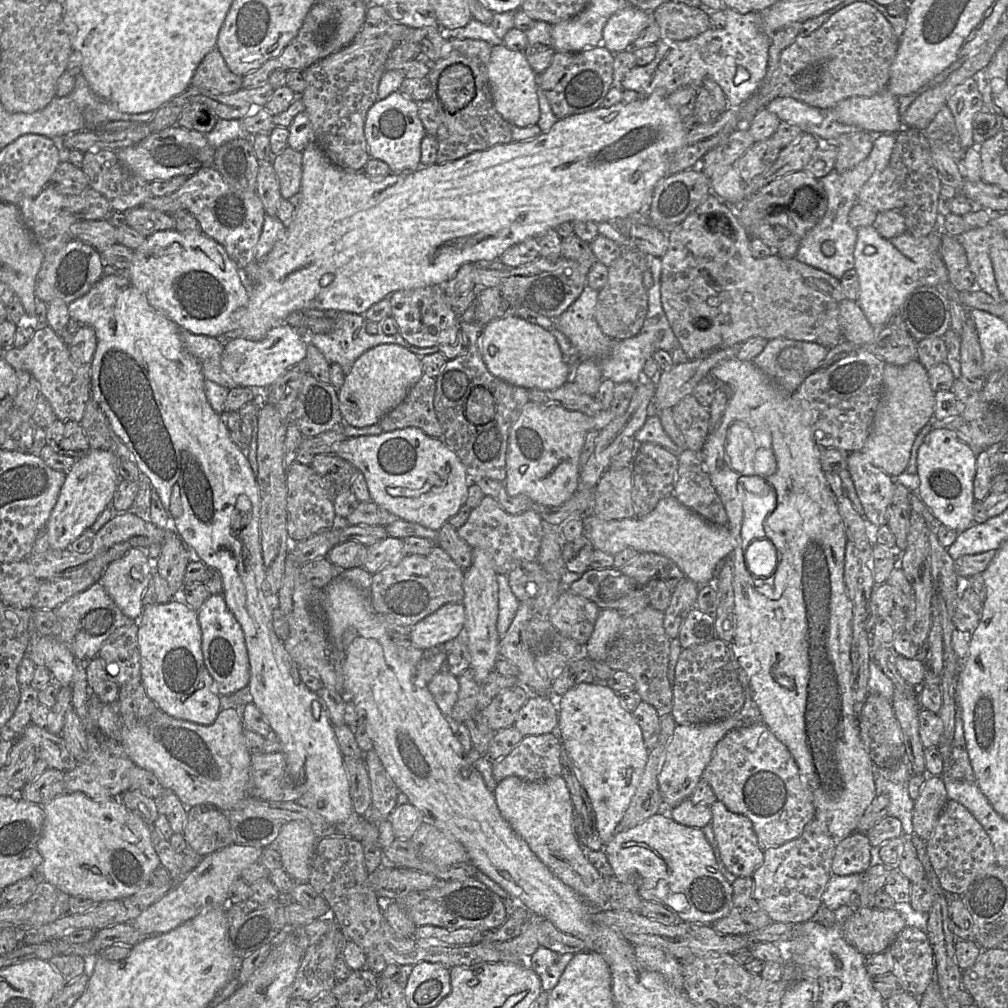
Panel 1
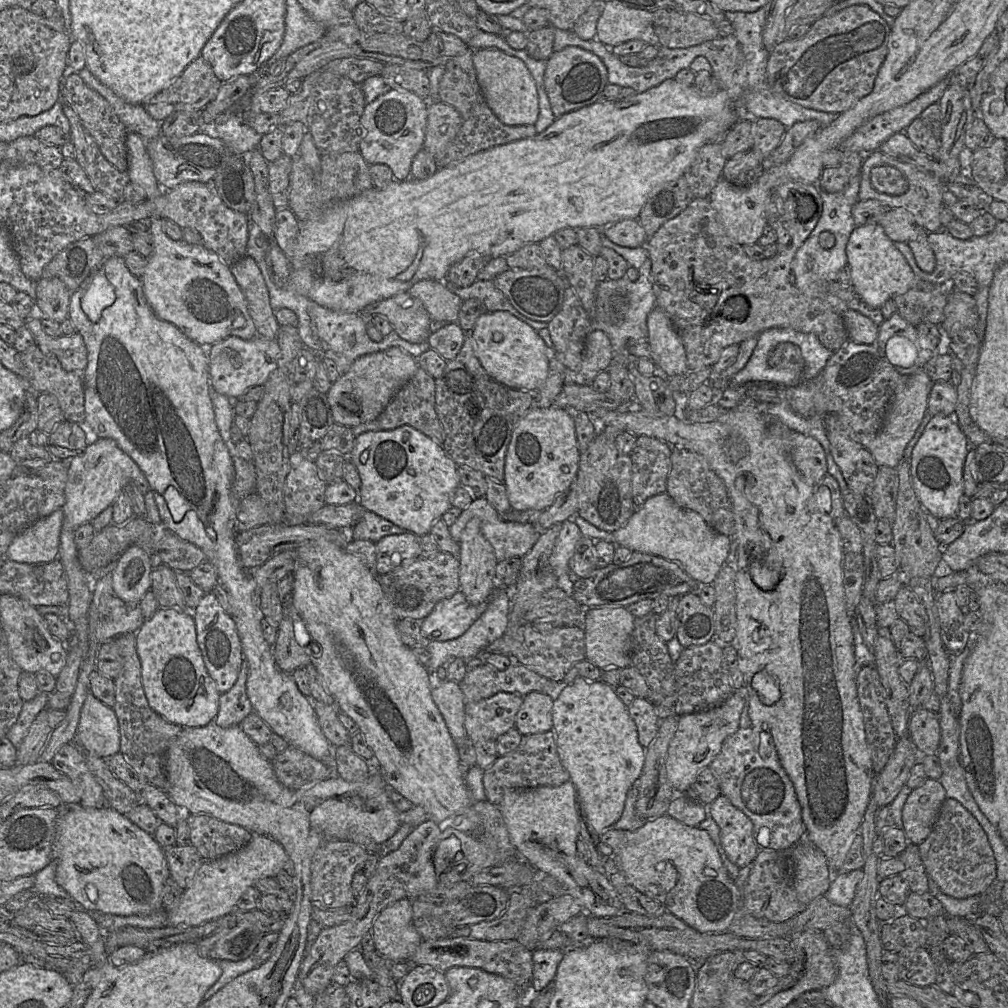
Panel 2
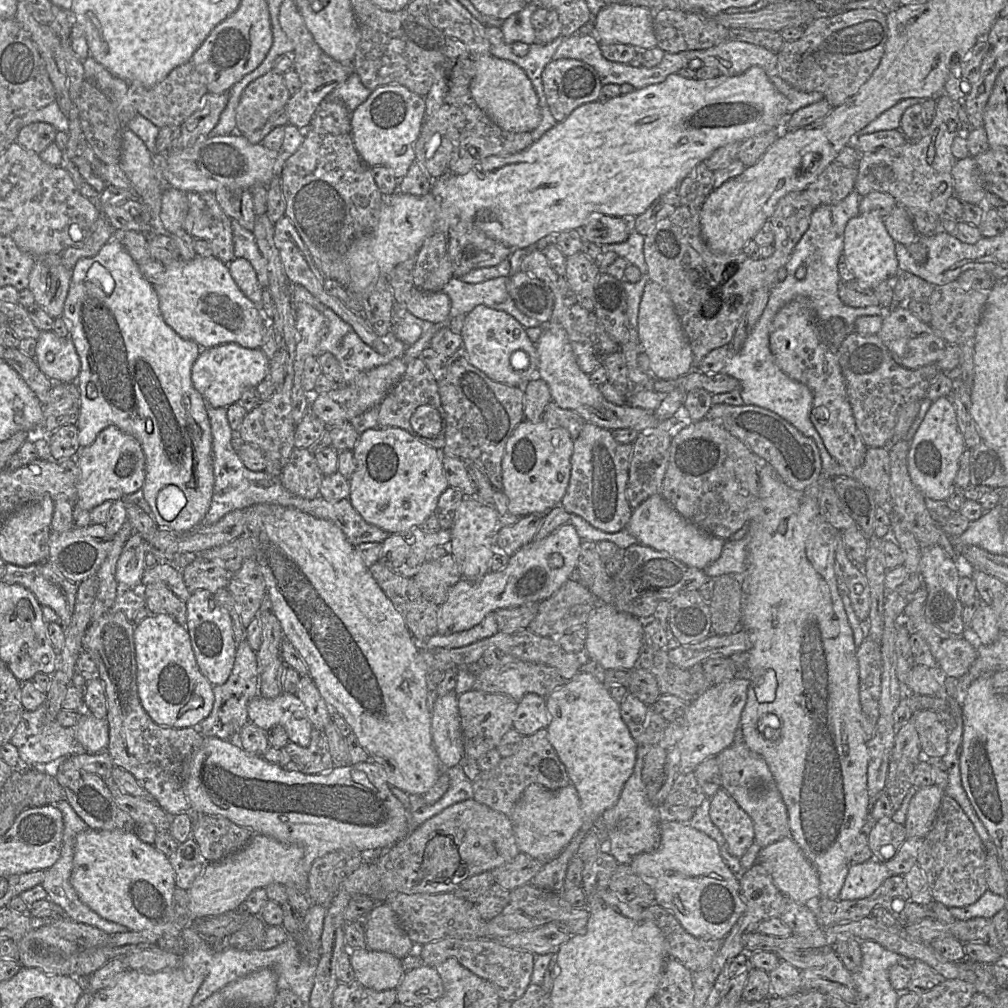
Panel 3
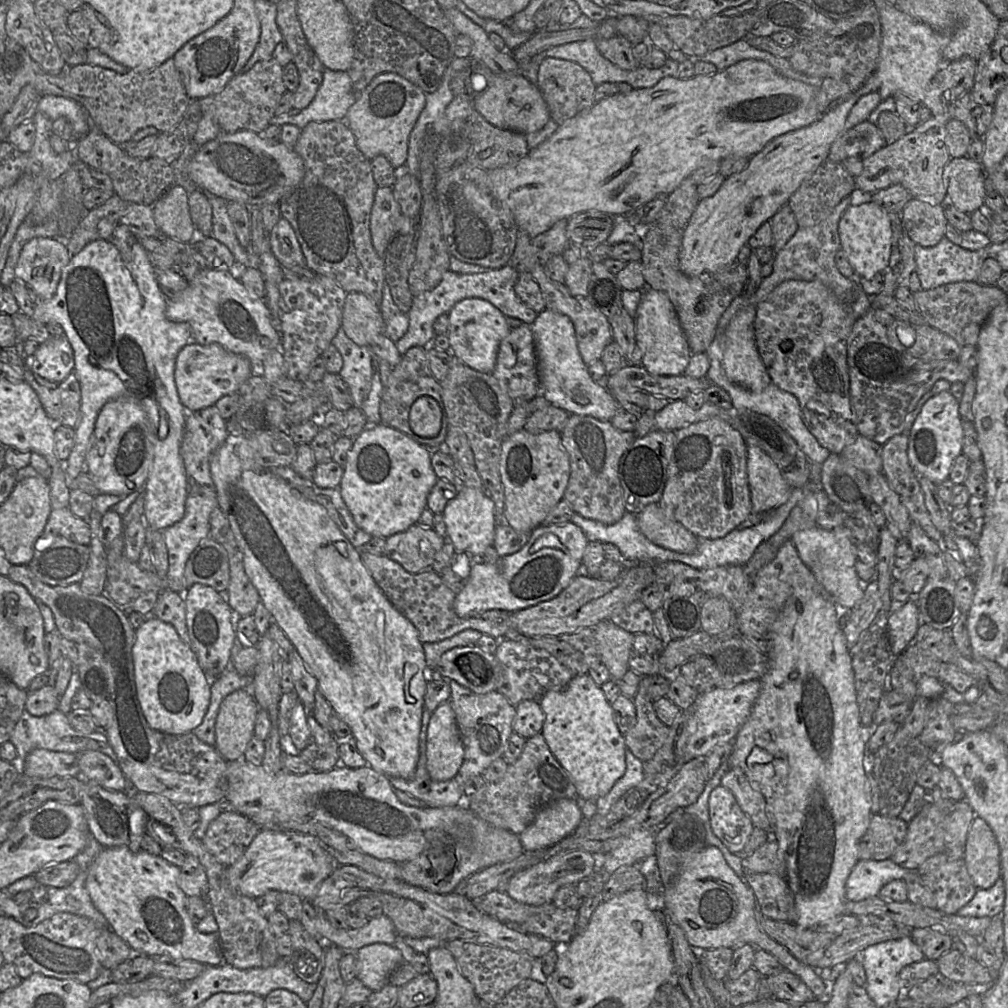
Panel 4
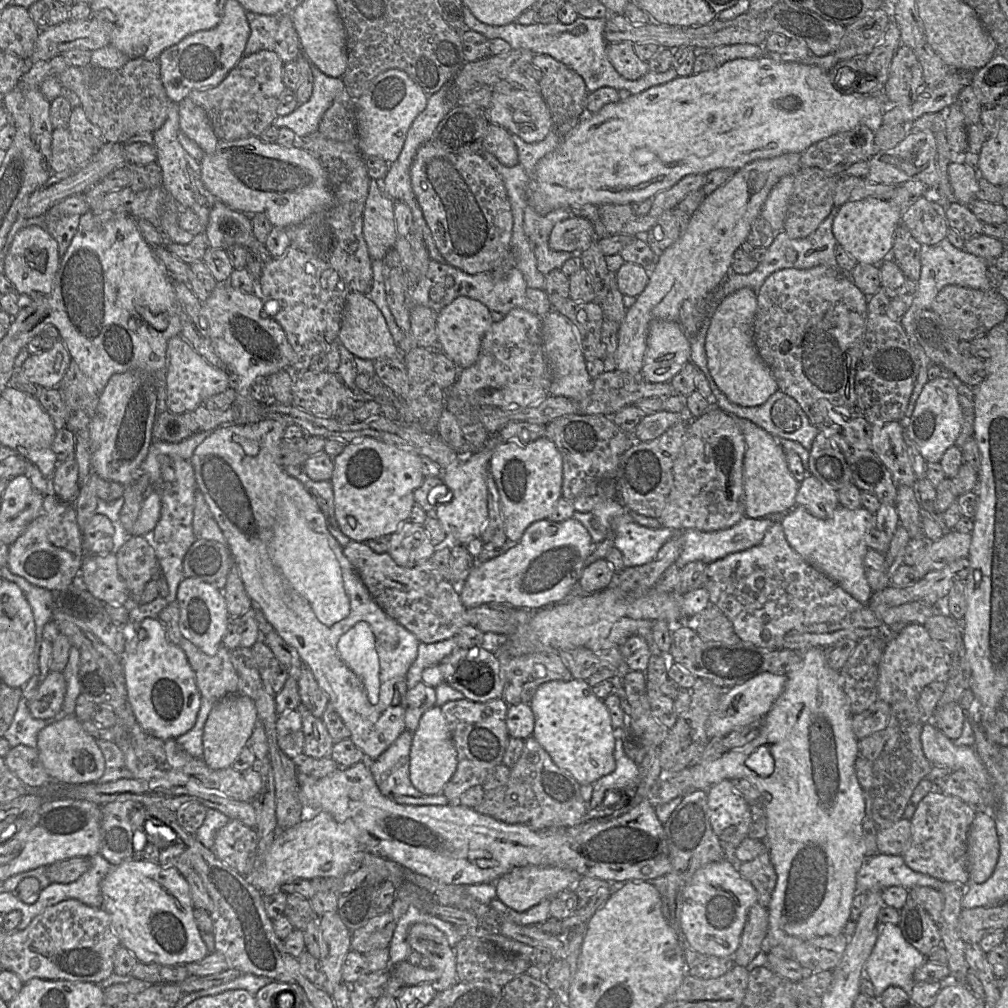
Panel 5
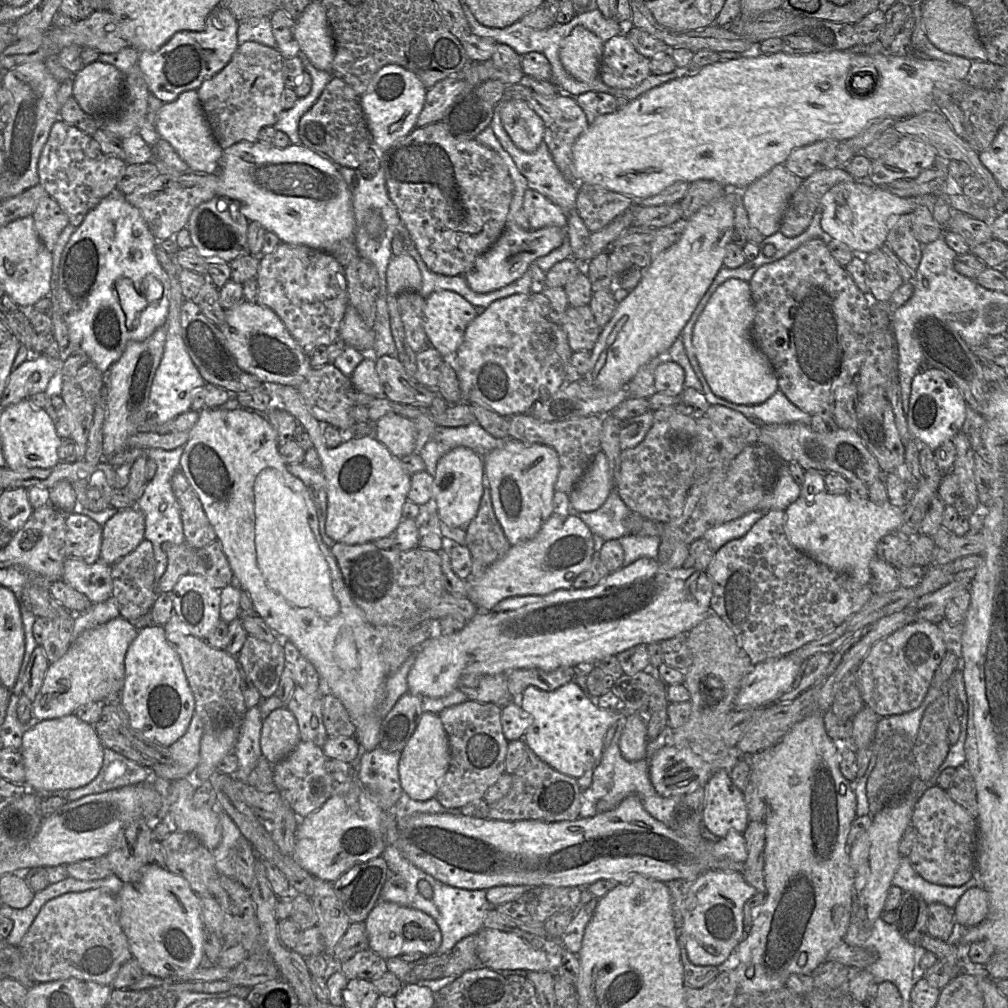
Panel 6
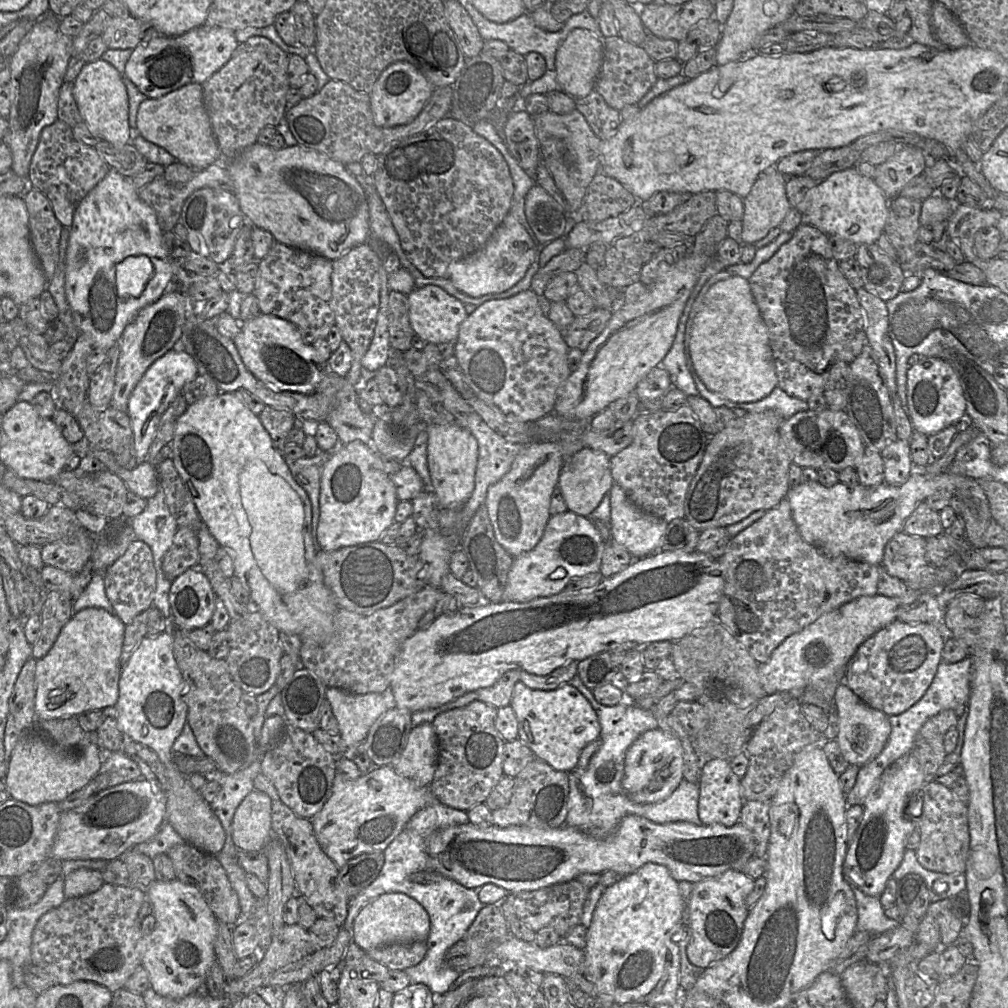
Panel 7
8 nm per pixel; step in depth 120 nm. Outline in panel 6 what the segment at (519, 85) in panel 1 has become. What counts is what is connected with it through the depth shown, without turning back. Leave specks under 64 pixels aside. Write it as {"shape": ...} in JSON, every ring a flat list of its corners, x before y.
{"shape":[[501,100,502,125,514,144,526,152,534,152,544,136,544,122,527,100]]}

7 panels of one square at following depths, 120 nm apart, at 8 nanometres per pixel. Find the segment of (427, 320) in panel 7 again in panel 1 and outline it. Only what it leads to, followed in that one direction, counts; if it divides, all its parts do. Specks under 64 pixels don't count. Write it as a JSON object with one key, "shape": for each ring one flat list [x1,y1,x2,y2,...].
{"shape":[[506,316,500,319,496,319,496,320,490,321,483,327,483,331,481,335,481,355,482,355,482,359,488,371,493,376,495,376,496,378,508,384,522,387,527,390,539,389,542,391,550,391,550,390,554,390,556,388,561,387,563,384,569,381,570,369,569,369,569,366,563,360,563,355,562,355,562,352,560,350,559,344,557,343,555,336,550,331,547,331,538,325,529,323,525,319,518,317,518,316]]}

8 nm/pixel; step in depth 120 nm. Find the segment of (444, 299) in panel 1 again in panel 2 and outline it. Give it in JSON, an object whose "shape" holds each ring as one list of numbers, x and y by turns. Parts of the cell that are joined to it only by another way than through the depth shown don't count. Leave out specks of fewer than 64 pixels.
{"shape":[[409,292,367,305,360,313,371,322,374,315,386,317,395,332,410,343,428,342,432,320,423,303]]}

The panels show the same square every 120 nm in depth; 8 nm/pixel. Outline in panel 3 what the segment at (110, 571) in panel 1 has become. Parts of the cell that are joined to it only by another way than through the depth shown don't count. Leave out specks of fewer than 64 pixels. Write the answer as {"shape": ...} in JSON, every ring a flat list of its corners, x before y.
{"shape":[[133,532,126,541,118,559,115,578,123,588,135,589,141,584,146,569,145,554,149,544,137,532]]}

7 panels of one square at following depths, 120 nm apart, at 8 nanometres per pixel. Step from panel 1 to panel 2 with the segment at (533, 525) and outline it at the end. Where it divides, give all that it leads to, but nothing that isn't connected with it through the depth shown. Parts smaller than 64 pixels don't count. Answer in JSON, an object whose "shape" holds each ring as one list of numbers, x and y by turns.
{"shape":[[482,497,474,498,449,528,455,542,459,543,462,531,473,517,480,518,482,534,492,545,498,562,512,557,523,558,540,536,532,524,503,520,503,515]]}

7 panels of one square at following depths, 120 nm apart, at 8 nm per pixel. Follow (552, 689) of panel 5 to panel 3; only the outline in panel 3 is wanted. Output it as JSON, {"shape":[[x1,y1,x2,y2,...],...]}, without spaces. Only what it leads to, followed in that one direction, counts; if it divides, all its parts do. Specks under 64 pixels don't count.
{"shape":[[578,672,545,698,550,714,550,724,546,728,548,740,578,792,584,821,569,844,549,860,530,884,546,891,561,892,570,860,593,829,595,819,616,804,624,784,632,775,638,744,621,717,620,704,612,698,608,687,590,673]]}

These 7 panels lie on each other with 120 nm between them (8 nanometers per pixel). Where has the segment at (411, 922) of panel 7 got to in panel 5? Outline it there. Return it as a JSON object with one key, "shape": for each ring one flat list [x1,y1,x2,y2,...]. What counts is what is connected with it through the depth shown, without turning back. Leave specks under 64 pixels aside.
{"shape":[[416,923,408,931,407,941,413,951,432,961,433,967,440,971,436,990,443,991,459,981,456,973,455,950,450,946,445,934,435,926]]}

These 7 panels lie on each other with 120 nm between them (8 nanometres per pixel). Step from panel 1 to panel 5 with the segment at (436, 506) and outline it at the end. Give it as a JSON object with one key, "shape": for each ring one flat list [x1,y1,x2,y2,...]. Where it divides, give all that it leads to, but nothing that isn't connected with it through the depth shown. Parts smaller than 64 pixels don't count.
{"shape":[[365,437,346,444,344,450,333,458,331,484,334,494,335,517,342,533,354,542,368,542,382,536,391,536,409,520,415,506,414,491,424,480,421,456,384,443,373,437]]}

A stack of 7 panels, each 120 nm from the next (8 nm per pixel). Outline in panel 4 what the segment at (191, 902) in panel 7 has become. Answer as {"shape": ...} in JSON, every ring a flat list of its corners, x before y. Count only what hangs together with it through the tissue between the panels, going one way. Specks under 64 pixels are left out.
{"shape":[[128,846,103,848,88,869,85,886,96,907,106,918,112,931,122,938,135,952,143,955,169,956,173,959,188,959,204,965,217,966,224,962,219,932,200,933,191,921,187,909,187,896,179,885,180,868,160,856,143,850,132,852]]}

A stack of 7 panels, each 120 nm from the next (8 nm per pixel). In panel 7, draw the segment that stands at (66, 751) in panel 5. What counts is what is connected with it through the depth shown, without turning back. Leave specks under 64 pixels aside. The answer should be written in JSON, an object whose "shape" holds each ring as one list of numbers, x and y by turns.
{"shape":[[28,729,22,732,12,751,8,761,5,784,11,798,28,805,58,803,88,784,100,767,98,745,90,744,79,751,66,752,38,731]]}

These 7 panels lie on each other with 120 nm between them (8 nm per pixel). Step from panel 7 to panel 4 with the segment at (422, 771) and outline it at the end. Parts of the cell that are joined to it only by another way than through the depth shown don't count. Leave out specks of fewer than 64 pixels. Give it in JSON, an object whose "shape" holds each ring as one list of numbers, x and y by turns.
{"shape":[[448,701,431,713,426,739,426,768,435,781,454,778,463,761,463,744]]}

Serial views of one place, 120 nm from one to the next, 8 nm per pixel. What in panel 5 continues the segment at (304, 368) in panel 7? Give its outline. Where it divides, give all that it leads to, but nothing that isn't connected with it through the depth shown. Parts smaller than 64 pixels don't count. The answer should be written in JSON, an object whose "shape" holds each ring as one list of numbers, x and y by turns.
{"shape":[[228,282,218,283,211,295,201,302,201,316,208,323,207,333,212,347,225,364,236,391,235,424,245,425,266,419,266,404,251,396,251,386,257,377,268,377,280,370,292,370,295,354,283,328,264,311,262,300,256,294,247,294]]}

